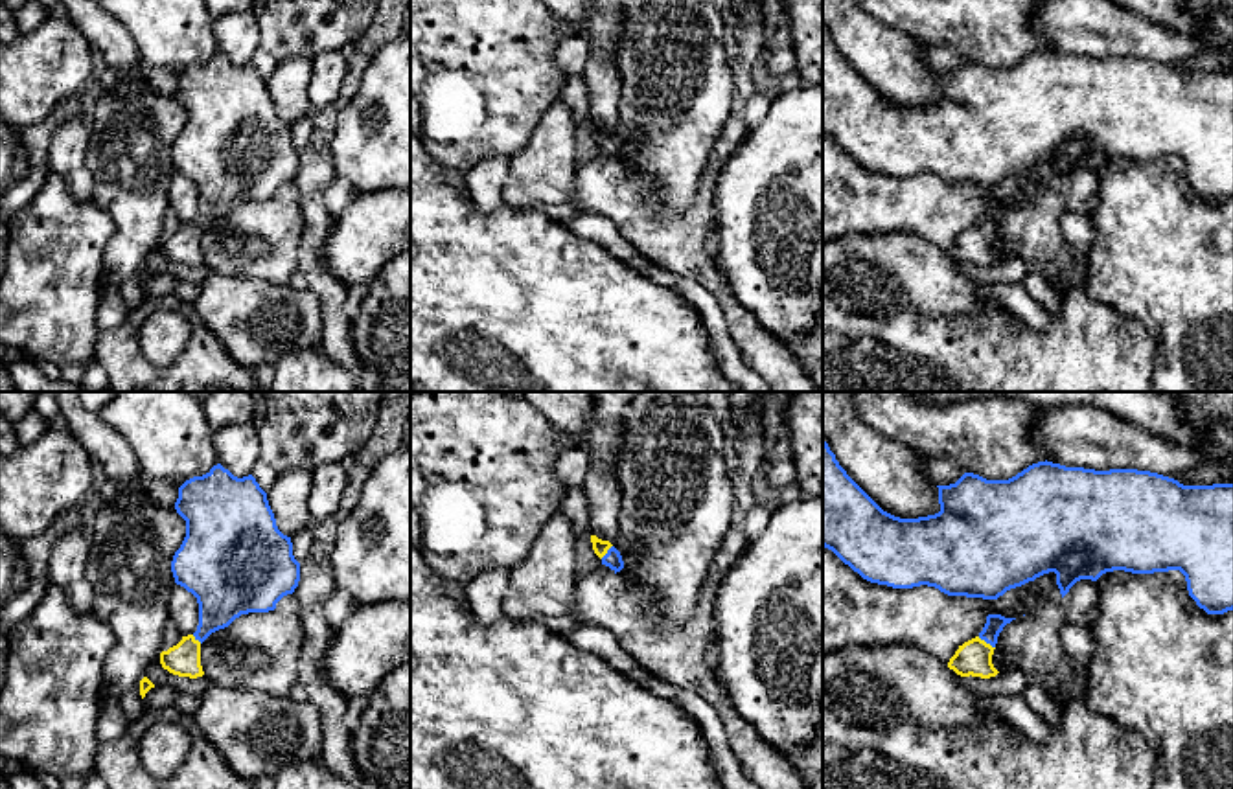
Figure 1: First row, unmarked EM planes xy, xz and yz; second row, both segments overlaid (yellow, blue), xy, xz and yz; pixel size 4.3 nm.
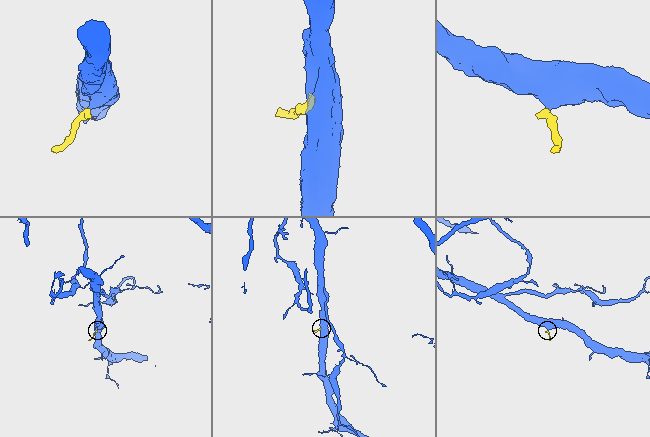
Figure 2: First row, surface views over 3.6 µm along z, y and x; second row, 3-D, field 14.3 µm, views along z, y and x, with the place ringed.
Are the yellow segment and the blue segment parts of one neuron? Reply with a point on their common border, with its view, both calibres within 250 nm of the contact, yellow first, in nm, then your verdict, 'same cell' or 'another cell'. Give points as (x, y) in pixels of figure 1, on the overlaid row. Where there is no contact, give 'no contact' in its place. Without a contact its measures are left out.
meets yellow in yz at (985, 642); 160 nm thick on the yellow side, 80 nm on the other; same cell

